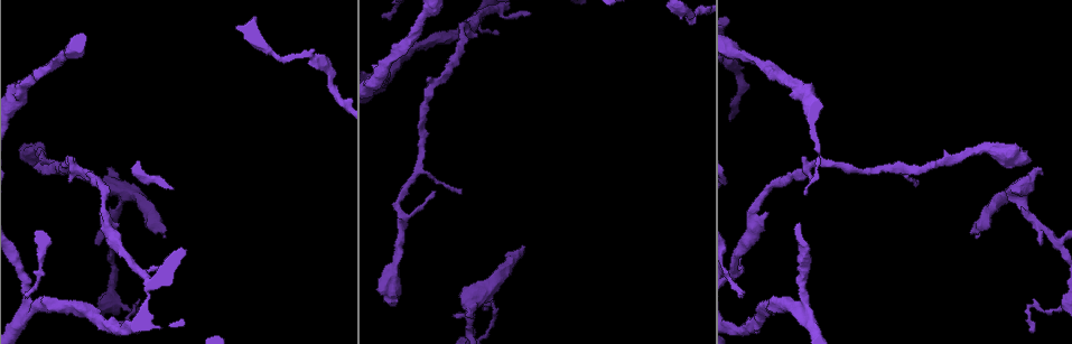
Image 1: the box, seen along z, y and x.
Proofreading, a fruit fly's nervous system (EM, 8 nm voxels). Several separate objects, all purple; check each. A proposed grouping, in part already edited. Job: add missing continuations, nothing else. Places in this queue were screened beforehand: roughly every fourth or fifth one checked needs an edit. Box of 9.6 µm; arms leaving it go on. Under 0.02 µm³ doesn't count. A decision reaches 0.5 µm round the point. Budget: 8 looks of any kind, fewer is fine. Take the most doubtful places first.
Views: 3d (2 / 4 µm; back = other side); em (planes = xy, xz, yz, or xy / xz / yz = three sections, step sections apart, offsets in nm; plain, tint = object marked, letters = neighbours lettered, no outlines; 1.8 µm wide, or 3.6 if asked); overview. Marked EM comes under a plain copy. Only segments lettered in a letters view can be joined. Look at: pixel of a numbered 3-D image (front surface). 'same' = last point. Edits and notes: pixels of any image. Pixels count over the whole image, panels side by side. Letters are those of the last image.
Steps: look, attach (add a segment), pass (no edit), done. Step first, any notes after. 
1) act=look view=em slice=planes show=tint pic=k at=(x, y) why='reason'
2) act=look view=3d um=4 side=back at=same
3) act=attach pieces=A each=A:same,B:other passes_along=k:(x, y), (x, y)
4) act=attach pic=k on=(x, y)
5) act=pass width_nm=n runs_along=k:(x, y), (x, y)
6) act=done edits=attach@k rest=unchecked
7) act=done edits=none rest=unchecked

act=look view=3d um=4 pic=1 at=(165, 234) why='an open end'

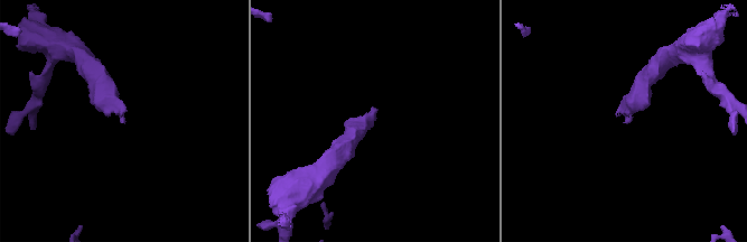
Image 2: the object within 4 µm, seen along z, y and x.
act=look view=em slice=planes show=letters pic=2 at=(626, 123)

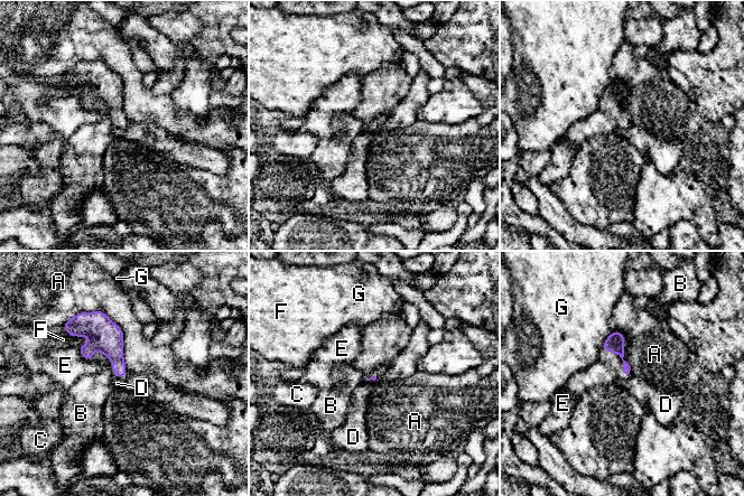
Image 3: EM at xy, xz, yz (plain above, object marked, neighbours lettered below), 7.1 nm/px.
act=pass each=A:other,B:other,C:other,D:other,E:other,F:other,G:other border=3:(631, 374), (626, 378) found='none of them fits'

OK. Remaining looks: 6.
act=look view=3d um=4 side=back pic=1 at=(1040, 174) why='an open end'

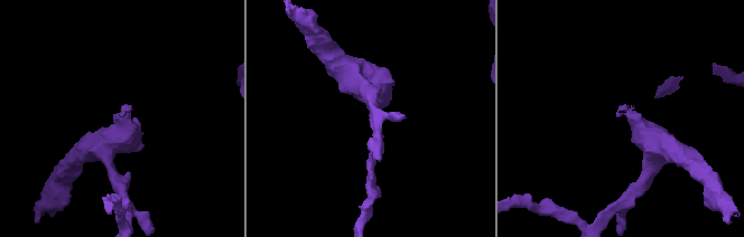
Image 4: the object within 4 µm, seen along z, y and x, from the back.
act=look view=em slice=yz step=16 show=tint pic=4 at=(616, 115) why='shape alone is not enough'

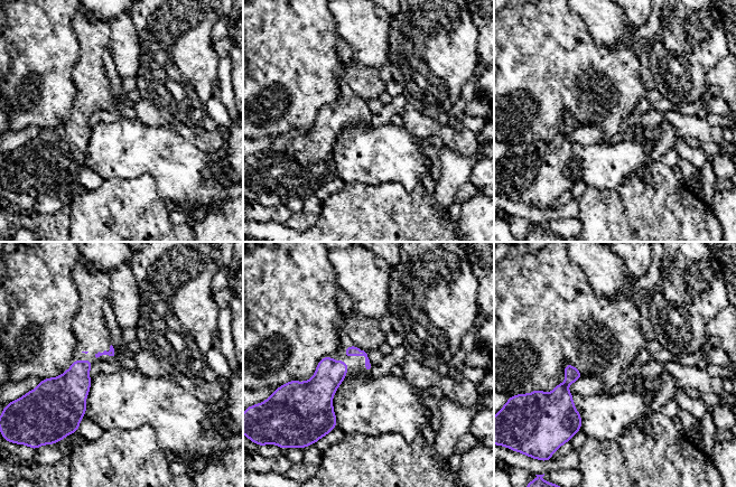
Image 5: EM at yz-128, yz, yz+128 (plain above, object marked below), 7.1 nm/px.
act=look view=em slice=planes show=letters at=same why='another direction'

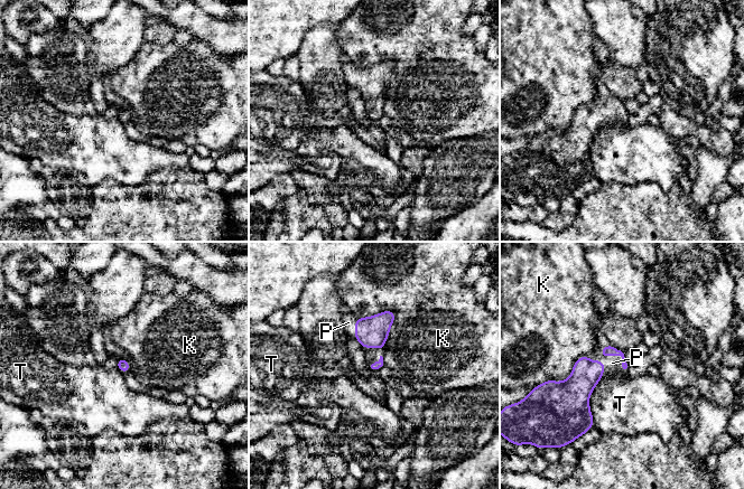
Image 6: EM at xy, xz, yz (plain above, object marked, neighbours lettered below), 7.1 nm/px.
act=attach pieces=P longest_contact=T:360nm each=K:other,P:same,T:other found='the cell continues'

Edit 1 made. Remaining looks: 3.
act=look view=overview

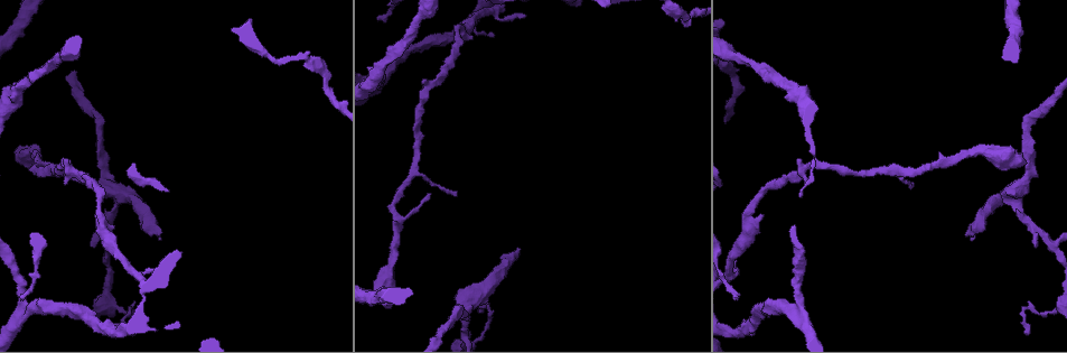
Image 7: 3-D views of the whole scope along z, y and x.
act=look view=3d um=4 pic=7 at=(1033, 244) why='an open end'

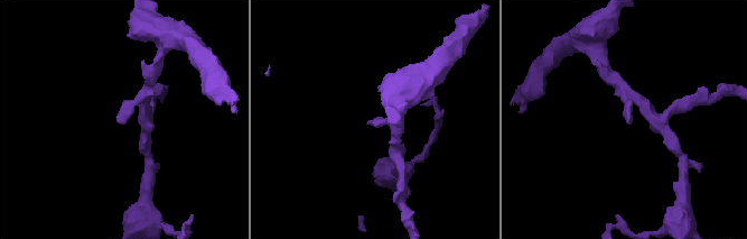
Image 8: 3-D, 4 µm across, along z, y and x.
act=look view=em slice=xz step=8 show=letters pic=8 at=(368, 124)

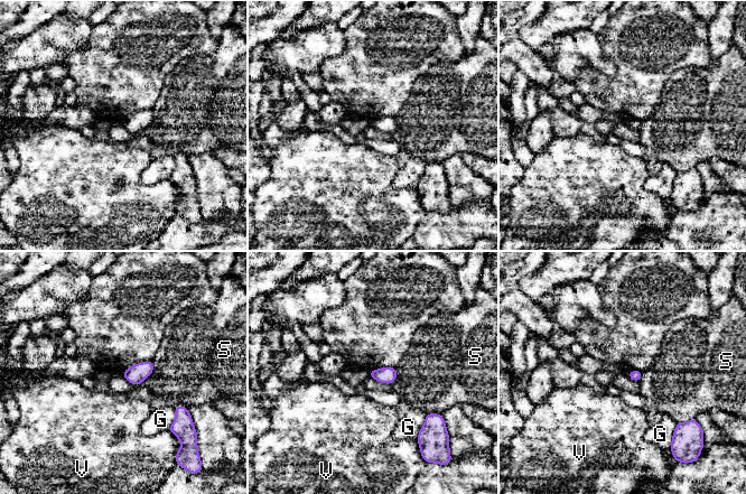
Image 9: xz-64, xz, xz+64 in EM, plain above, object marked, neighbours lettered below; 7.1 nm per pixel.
act=pass each=G:other,S:other,V:other border=9:(151, 361), (152, 371), (138, 384) found='none of them fits'

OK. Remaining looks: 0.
act=done edits=attach@6 rest=unchecked

